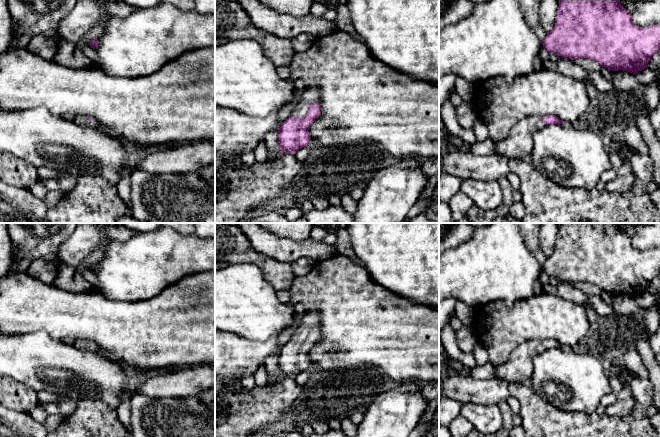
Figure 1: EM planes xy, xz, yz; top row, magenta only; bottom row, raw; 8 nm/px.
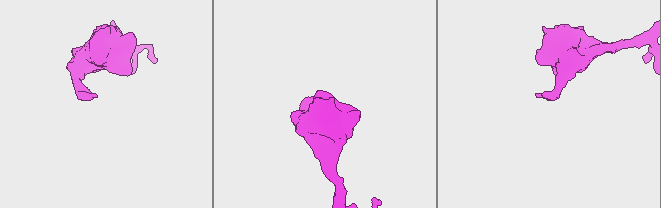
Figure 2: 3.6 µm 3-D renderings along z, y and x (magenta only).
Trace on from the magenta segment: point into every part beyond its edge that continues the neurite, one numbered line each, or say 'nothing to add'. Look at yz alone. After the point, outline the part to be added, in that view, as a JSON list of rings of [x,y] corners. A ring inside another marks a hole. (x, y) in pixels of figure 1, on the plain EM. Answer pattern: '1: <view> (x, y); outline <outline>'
1: yz (518, 369); outline [[[541,340],[522,343],[511,353],[506,363],[495,366],[495,378],[509,384],[528,384],[533,373],[534,359],[545,350]]]

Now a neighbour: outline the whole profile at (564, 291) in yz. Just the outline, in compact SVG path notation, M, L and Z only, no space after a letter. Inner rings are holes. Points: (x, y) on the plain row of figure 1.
M549 282L548 284L543 285L543 291L549 294L553 294L561 299L572 301L576 304L584 306L591 329L596 326L599 315L597 314L595 308L591 305L588 299L588 295L582 290L572 287L567 283L554 285Z

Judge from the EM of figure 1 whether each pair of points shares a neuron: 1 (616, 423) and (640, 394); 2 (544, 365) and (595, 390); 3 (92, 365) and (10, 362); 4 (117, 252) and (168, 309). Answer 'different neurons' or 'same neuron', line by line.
1: same neuron
2: same neuron
3: same neuron
4: different neurons

